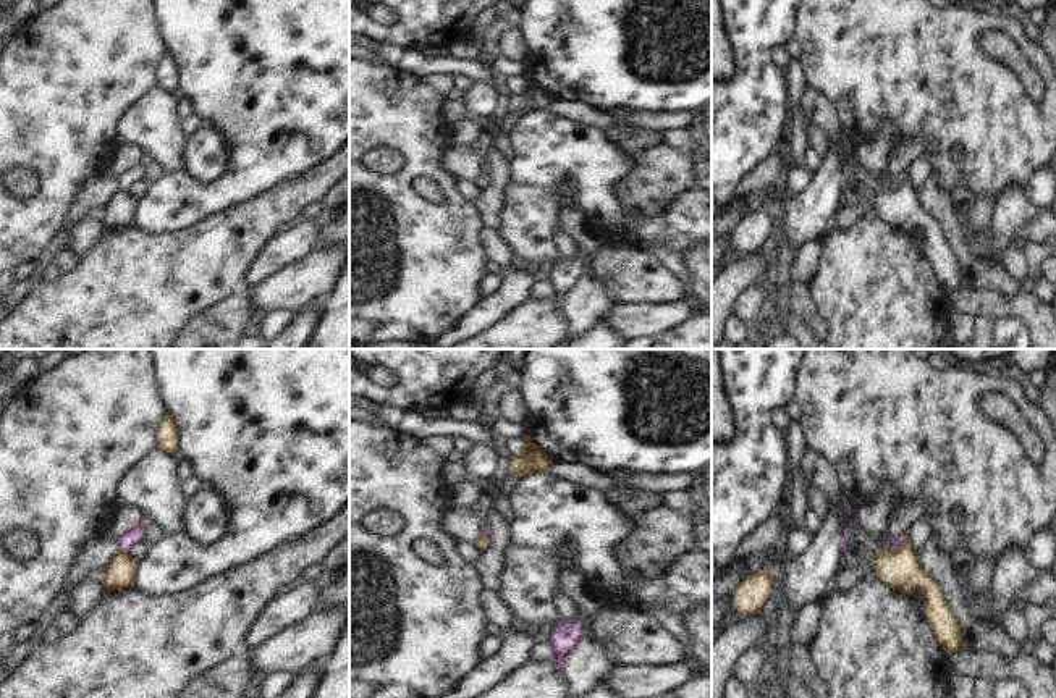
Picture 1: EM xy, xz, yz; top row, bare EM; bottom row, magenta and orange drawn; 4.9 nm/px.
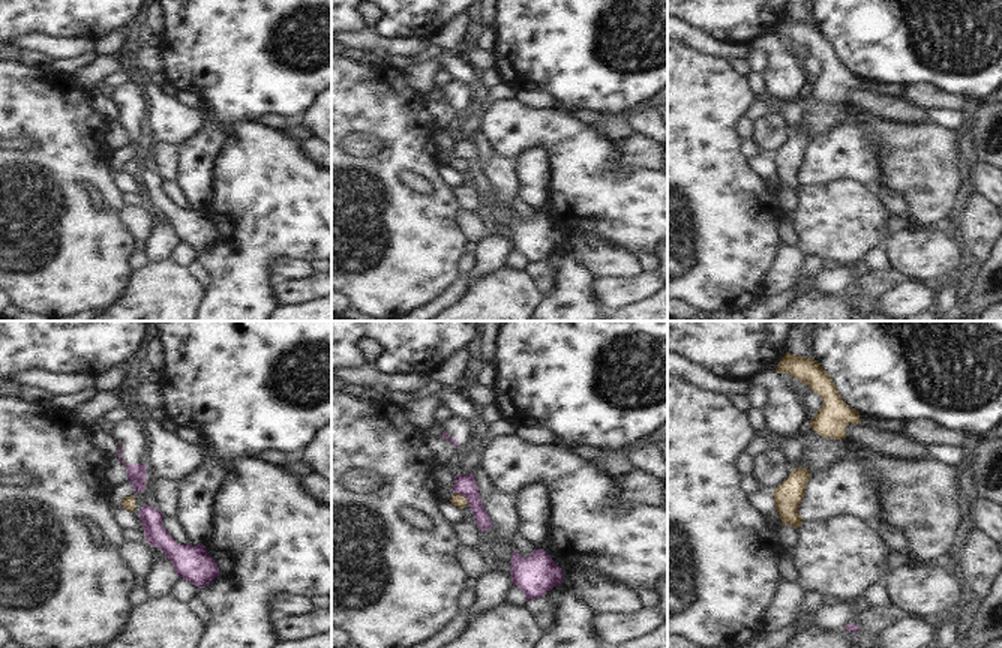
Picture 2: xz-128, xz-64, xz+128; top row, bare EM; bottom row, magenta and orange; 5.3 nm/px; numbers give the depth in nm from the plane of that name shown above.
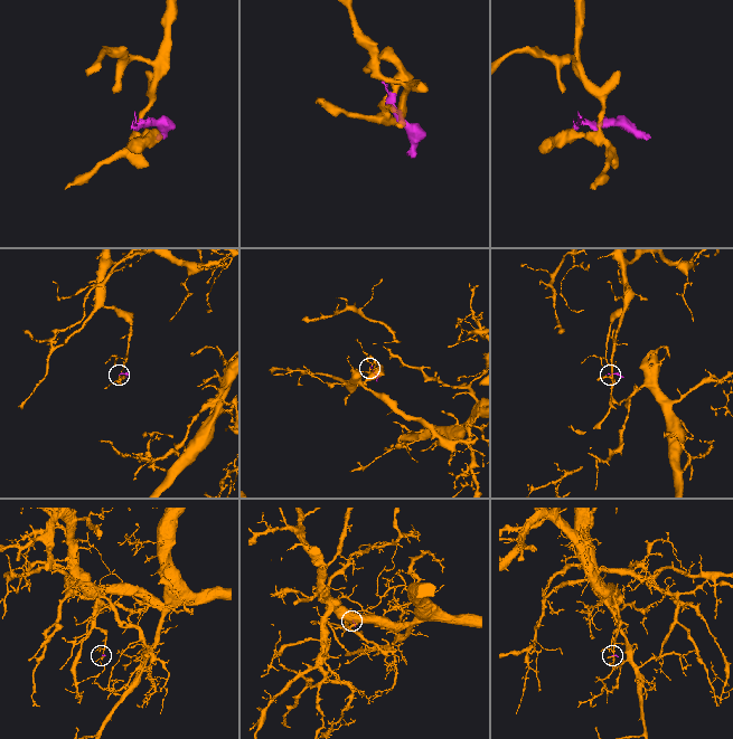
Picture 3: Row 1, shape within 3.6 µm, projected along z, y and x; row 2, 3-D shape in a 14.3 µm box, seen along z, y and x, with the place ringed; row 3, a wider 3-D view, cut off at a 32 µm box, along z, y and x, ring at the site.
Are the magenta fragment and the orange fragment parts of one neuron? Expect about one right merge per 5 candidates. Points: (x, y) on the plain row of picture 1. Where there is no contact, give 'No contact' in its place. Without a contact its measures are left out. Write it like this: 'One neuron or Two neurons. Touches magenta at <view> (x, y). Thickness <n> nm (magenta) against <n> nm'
Two neurons. Touches magenta at xy (122, 188). Thickness 80 nm (magenta) against 160 nm.

